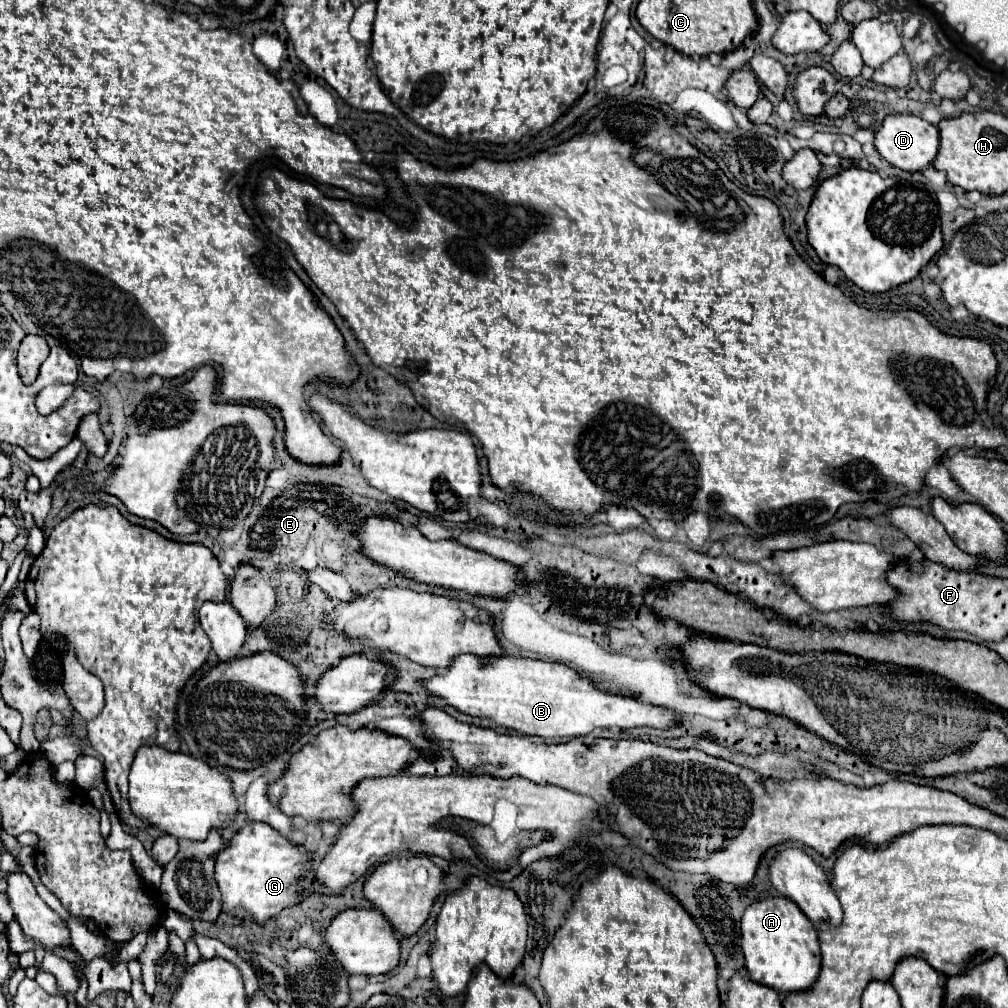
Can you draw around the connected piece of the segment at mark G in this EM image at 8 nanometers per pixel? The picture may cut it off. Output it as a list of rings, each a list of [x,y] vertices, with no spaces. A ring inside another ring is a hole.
[[[246,822],[216,856],[214,880],[222,894],[222,912],[240,920],[268,922],[280,910],[302,902],[304,880],[314,882],[310,854],[304,846],[294,846],[264,822]]]

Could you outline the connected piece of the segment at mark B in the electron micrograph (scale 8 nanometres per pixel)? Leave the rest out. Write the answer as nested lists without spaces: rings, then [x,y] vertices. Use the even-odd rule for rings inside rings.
[[[460,654],[442,674],[422,680],[420,684],[426,692],[442,698],[462,714],[492,718],[508,730],[540,738],[576,738],[596,728],[668,728],[676,720],[670,710],[642,706],[632,698],[624,700],[598,690],[588,678],[562,662]]]

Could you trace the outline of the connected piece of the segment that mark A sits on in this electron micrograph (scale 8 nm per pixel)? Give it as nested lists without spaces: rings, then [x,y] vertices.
[[[780,896],[754,900],[742,916],[742,952],[750,978],[758,984],[782,992],[800,992],[814,984],[820,970],[820,946],[814,924],[792,904]]]

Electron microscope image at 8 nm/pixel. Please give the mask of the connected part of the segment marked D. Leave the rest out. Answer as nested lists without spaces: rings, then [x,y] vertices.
[[[892,114],[886,116],[886,120],[882,122],[880,130],[876,132],[874,144],[882,158],[888,160],[892,166],[906,172],[922,172],[932,164],[932,160],[938,154],[938,128],[918,116]]]

